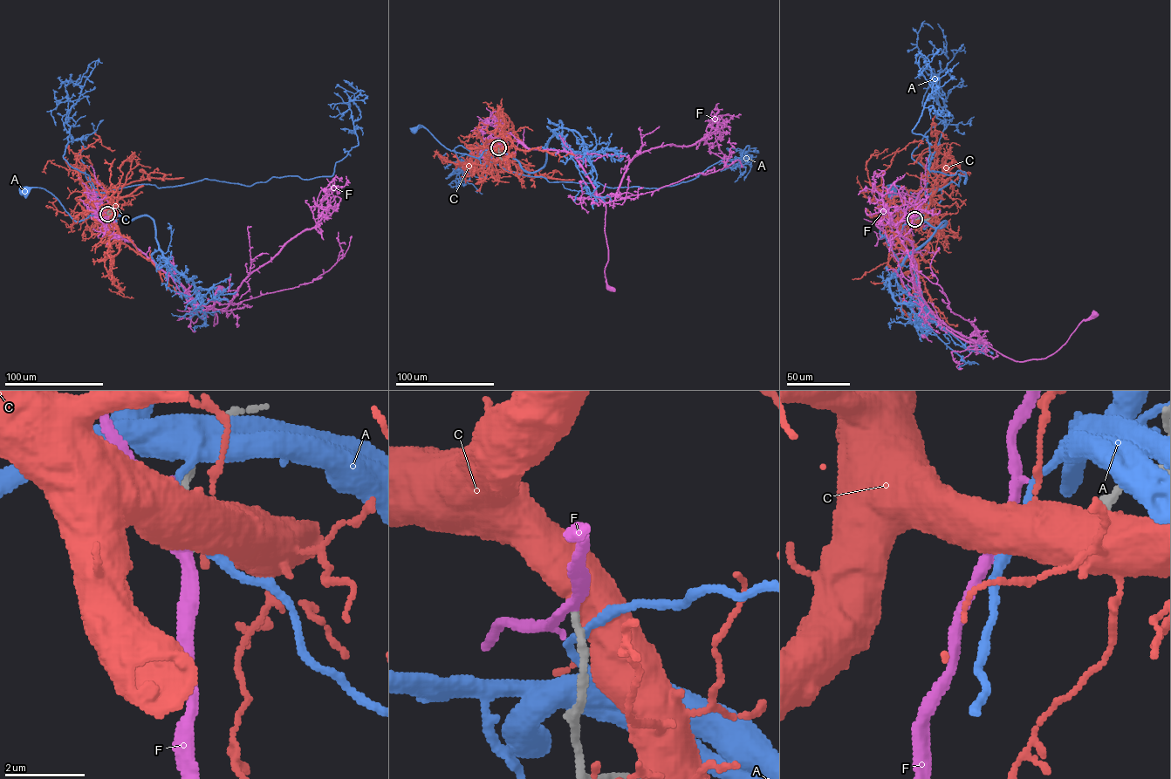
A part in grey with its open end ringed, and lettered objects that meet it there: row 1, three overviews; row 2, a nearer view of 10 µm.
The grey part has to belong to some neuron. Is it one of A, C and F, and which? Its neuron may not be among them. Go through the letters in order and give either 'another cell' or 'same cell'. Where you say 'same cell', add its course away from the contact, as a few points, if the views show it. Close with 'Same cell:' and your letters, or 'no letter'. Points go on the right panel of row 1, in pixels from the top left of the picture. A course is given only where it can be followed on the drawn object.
A: another cell
C: another cell
F: same cell | via (915, 219), (901, 248), (915, 261), (920, 304), (968, 341), (985, 340), (1017, 361), (1041, 358), (1093, 314)
Same cell: F

